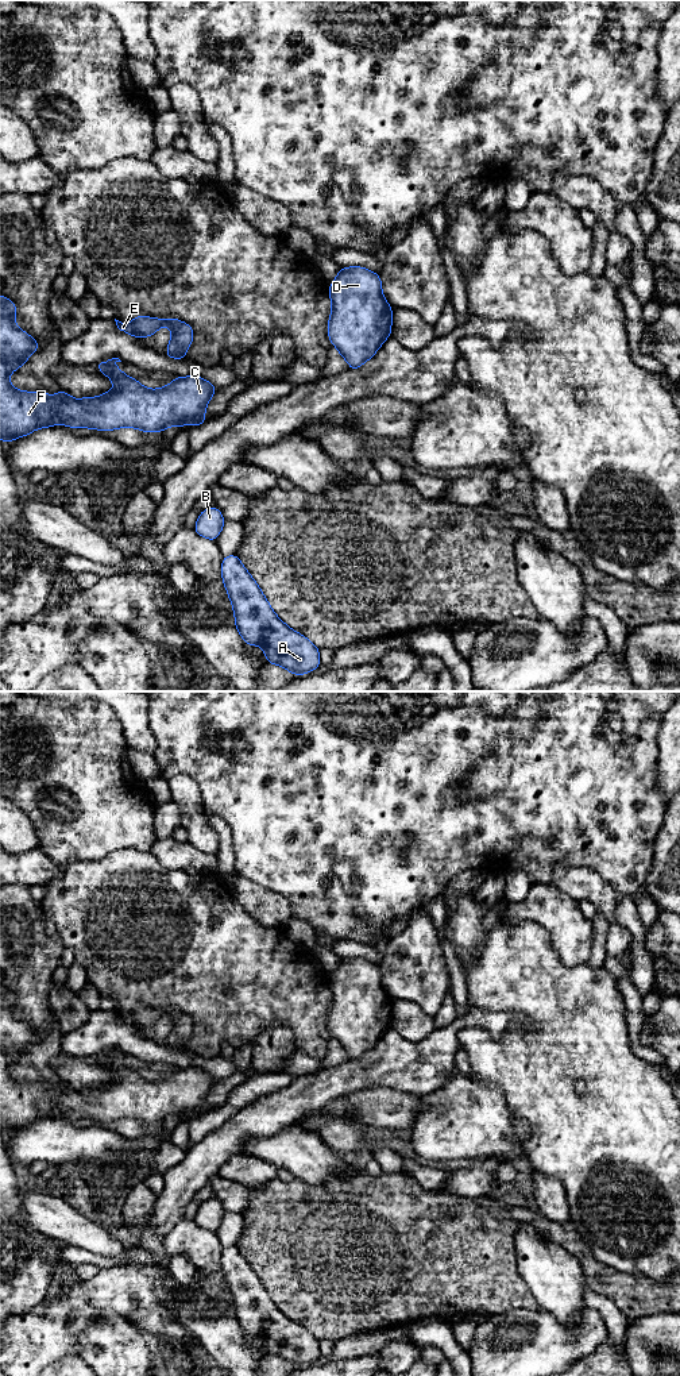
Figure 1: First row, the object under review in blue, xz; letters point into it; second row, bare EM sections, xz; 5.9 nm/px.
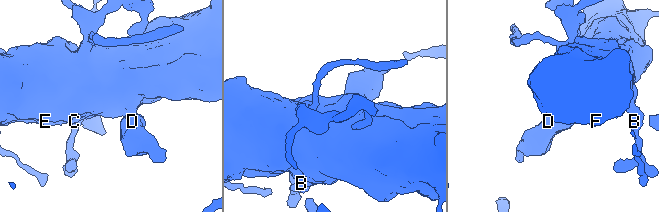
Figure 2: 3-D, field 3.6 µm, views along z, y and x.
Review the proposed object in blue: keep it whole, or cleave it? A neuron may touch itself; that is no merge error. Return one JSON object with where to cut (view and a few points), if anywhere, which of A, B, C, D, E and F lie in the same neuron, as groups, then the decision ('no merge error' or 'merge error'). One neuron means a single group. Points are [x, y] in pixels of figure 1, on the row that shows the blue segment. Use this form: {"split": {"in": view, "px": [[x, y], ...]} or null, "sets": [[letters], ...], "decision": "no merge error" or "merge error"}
{"split": null, "sets": [["A", "B", "C", "D", "E", "F"]], "decision": "no merge error"}

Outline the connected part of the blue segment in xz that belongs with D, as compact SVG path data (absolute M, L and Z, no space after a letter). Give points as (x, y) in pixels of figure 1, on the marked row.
M360 266L341 267L328 288L328 293L332 300L328 338L349 363L348 369L358 370L391 336L393 308L383 297L379 274Z

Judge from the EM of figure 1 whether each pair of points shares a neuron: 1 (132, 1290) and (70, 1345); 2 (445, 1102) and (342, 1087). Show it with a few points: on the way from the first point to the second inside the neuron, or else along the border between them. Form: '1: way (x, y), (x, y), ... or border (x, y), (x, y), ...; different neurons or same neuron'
1: way (114, 1291), (76, 1326); same neuron
2: border (447, 1082), (440, 1089), (418, 1097); different neurons

